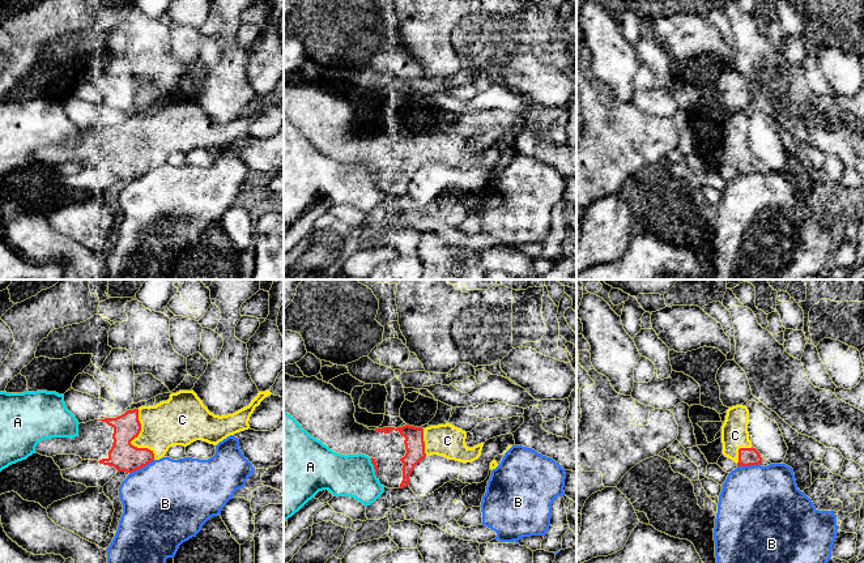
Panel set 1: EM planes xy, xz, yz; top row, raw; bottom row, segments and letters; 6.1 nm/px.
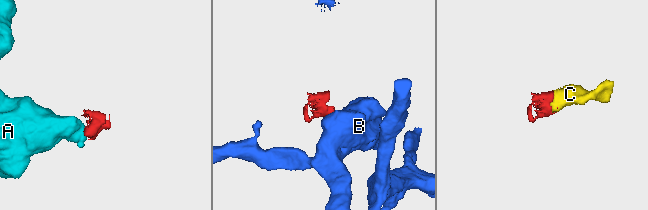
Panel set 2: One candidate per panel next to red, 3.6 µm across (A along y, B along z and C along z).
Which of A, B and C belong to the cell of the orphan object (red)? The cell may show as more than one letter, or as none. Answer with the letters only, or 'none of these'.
C

